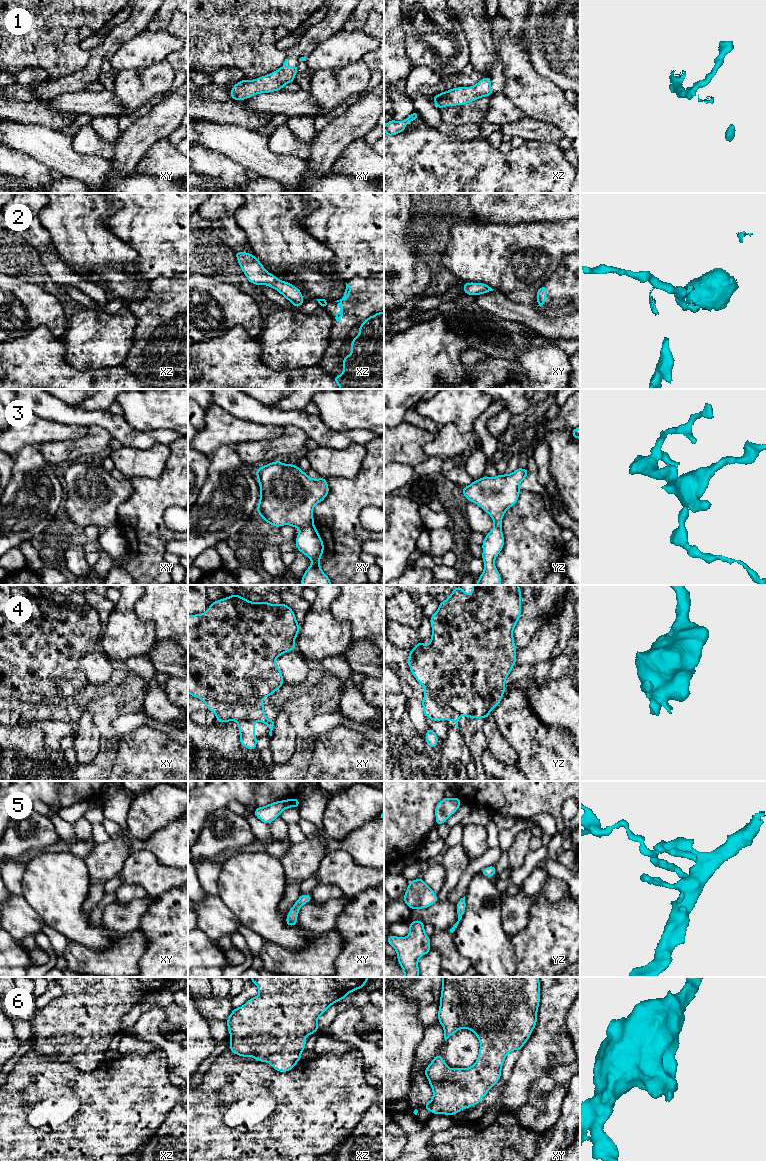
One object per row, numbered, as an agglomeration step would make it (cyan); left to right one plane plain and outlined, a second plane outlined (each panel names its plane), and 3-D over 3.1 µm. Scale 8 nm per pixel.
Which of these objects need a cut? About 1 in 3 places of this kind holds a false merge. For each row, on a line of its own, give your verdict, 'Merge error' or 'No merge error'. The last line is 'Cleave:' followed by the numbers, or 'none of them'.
1: No merge error
2: No merge error
3: No merge error
4: No merge error
5: No merge error
6: No merge error
Cleave: none of them

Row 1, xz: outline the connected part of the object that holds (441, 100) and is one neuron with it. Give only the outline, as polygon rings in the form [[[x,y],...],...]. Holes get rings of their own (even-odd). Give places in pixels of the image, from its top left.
[[[484,77],[471,87],[452,88],[449,91],[434,95],[433,100],[436,107],[441,109],[445,106],[465,105],[492,94],[491,77]]]

